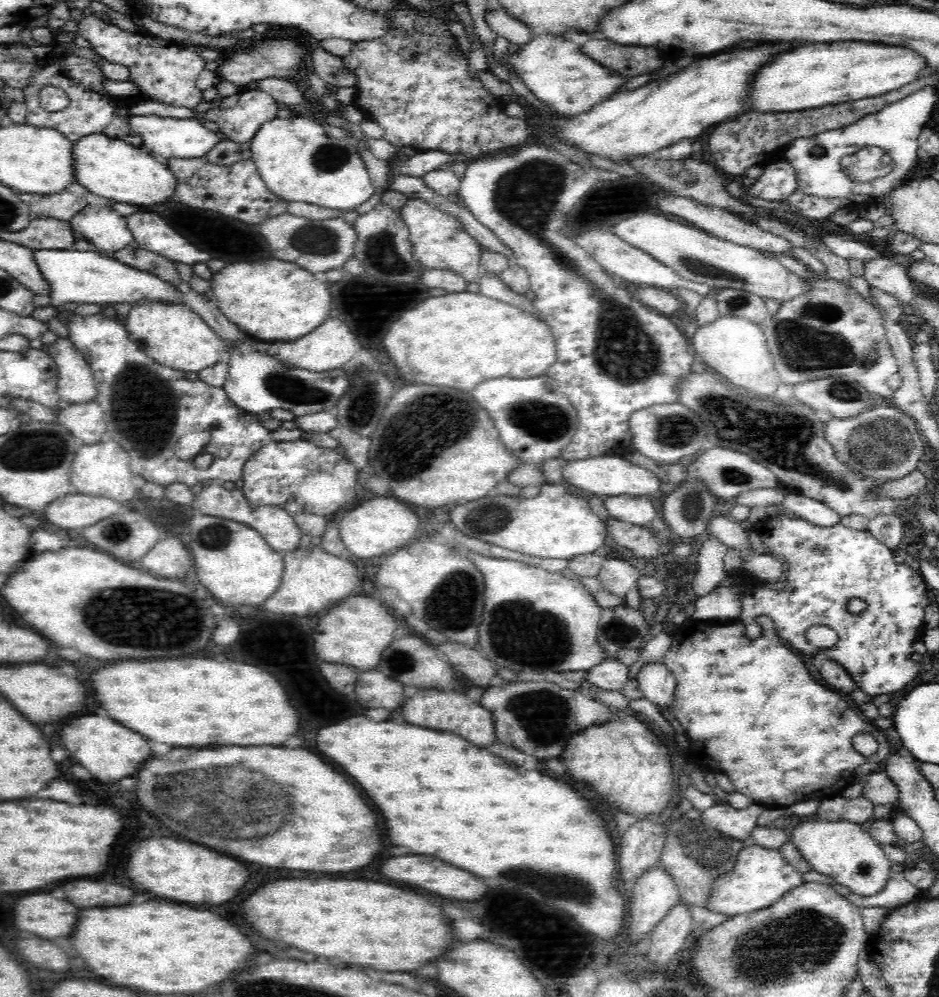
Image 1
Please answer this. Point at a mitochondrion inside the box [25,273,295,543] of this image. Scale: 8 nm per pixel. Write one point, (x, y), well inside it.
(146, 441)

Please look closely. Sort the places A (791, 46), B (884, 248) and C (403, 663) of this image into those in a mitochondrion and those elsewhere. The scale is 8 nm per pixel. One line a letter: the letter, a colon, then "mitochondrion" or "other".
A: other
B: other
C: mitochondrion

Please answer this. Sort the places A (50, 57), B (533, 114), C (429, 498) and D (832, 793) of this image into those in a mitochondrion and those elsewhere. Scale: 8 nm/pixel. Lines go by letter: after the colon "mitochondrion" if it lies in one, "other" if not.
A: other
B: other
C: other
D: other

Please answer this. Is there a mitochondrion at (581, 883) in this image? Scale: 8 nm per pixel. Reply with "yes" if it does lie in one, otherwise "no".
yes

